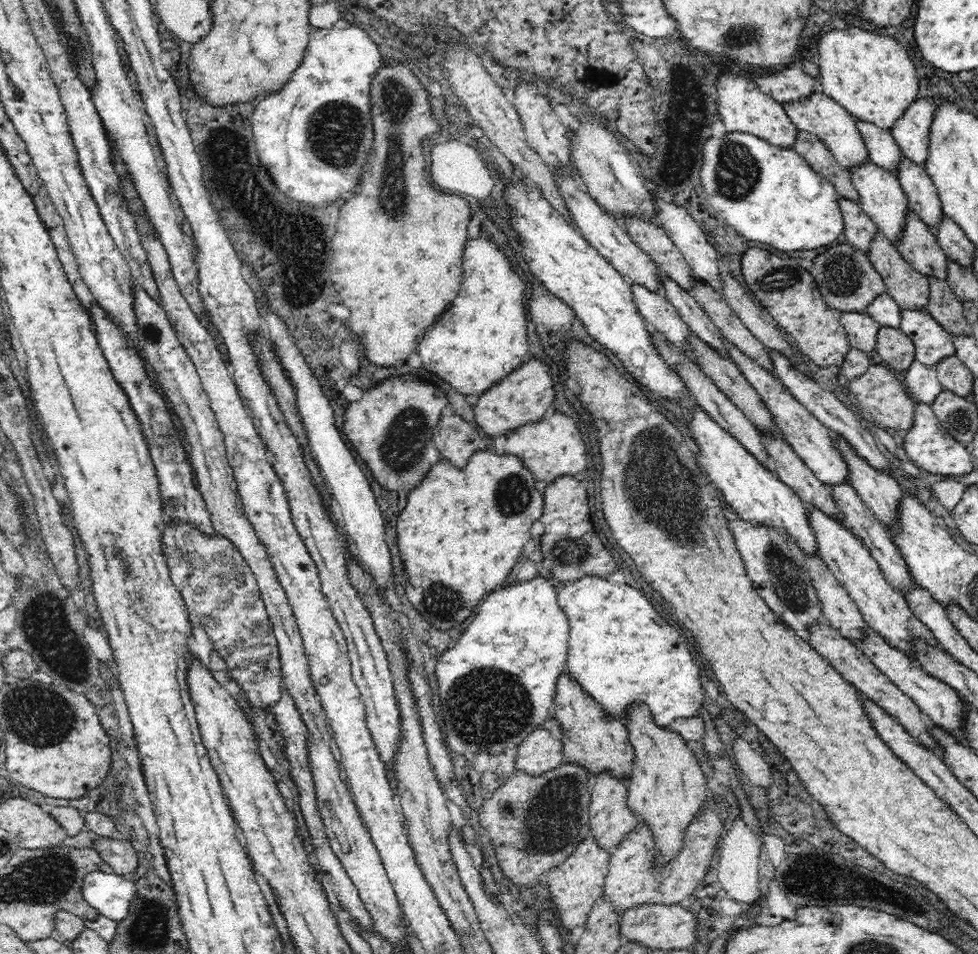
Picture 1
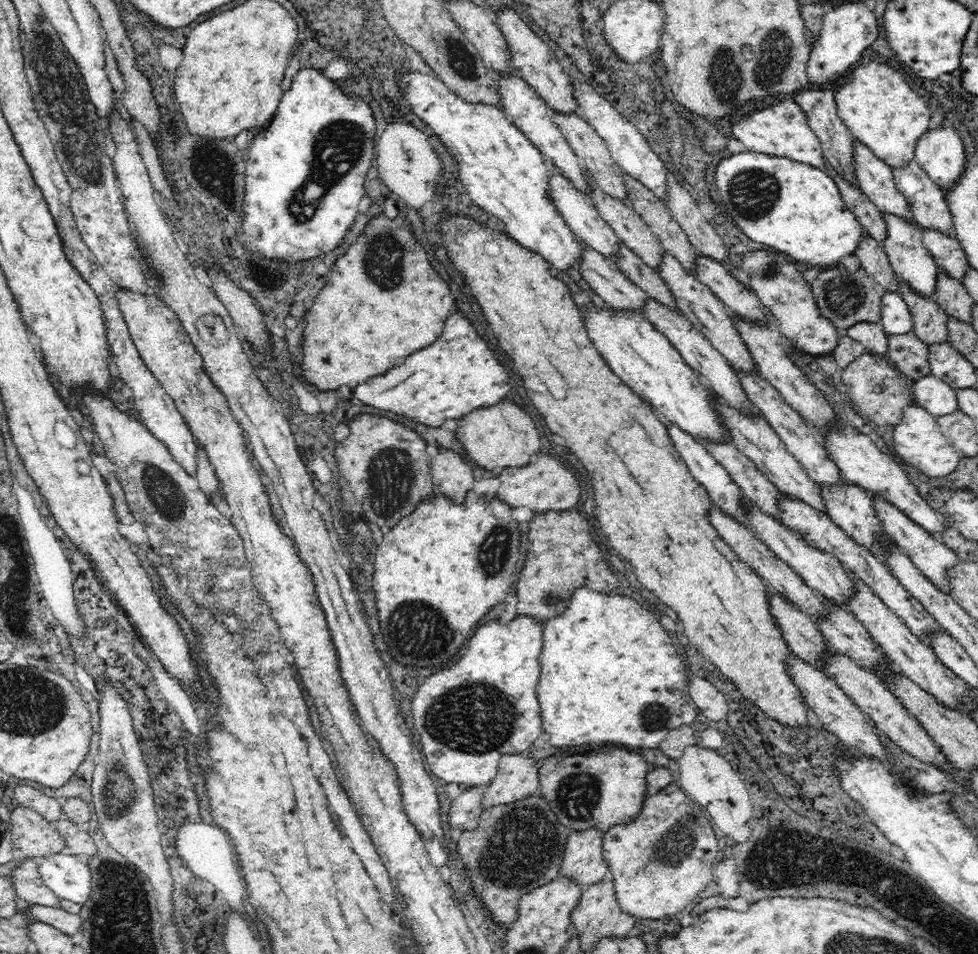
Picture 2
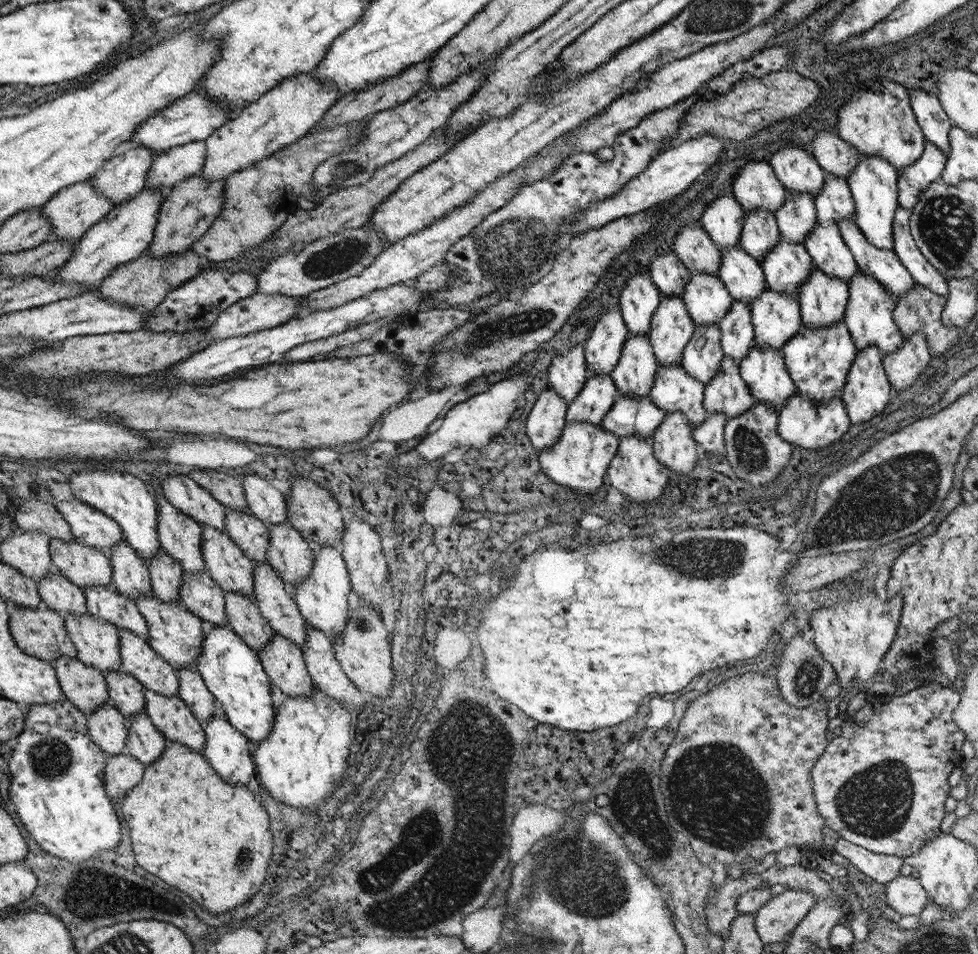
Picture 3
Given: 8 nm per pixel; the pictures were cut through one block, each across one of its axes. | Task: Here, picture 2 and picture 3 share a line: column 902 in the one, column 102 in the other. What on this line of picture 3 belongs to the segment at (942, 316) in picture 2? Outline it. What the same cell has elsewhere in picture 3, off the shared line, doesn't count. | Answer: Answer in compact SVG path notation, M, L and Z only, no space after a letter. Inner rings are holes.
M191 248L181 256L165 256L165 258L159 258L159 260L151 258L147 254L141 254L139 258L135 258L135 262L127 262L123 266L119 266L117 270L113 270L103 280L103 284L99 286L97 292L101 294L101 298L121 302L129 308L137 308L141 312L147 312L147 310L153 312L171 290L175 290L175 288L183 286L185 282L197 278L201 268L205 268L207 264L209 264L209 260L203 260L203 258L195 256Z

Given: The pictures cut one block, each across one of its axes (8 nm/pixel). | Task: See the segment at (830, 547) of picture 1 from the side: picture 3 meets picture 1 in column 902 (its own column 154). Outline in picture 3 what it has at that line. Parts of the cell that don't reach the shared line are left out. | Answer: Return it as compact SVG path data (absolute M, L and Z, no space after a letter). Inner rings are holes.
M153 594L137 598L135 604L137 604L139 612L143 614L143 620L147 620L149 646L159 656L163 656L163 660L167 660L167 664L171 664L171 668L175 668L175 672L179 672L181 668L189 668L189 666L197 664L199 654L203 652L203 640L205 640L203 620L195 618L181 602L163 604L163 600L157 600Z

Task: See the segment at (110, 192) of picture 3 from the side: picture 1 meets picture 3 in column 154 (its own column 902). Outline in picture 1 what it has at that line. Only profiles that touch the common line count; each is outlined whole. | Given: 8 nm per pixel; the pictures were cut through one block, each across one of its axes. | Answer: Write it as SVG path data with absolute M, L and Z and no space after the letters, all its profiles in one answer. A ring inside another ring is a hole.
M858 122L860 134L864 136L864 146L868 148L870 160L880 166L882 170L890 170L890 174L898 174L898 168L904 160L904 154L900 150L900 144L892 138L890 130L880 130L878 126L872 126L872 122Z

